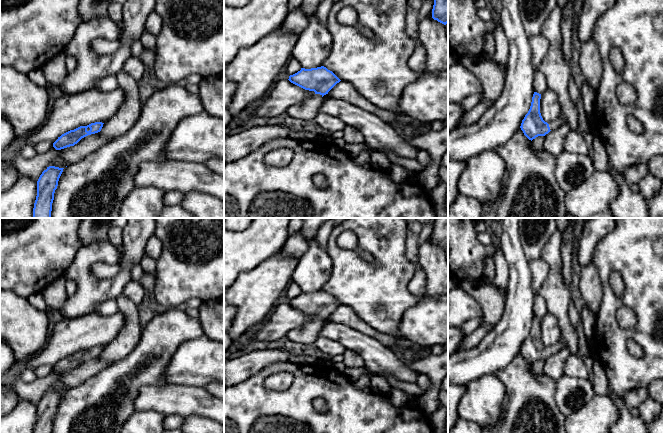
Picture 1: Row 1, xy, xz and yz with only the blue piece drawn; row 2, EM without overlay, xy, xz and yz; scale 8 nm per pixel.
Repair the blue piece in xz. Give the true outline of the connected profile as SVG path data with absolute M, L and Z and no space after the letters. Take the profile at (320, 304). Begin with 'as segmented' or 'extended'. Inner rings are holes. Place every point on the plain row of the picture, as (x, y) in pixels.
extended | M324 290L311 293L301 292L297 297L290 299L288 304L305 314L314 315L316 318L301 327L293 328L286 336L288 340L304 345L315 343L324 325L323 320L341 305Z

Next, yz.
extended | M534 316L530 333L520 350L524 359L531 365L538 360L545 360L550 355L557 353L563 348L567 348L562 336L556 344L548 347L545 346L540 337L540 323L541 318Z

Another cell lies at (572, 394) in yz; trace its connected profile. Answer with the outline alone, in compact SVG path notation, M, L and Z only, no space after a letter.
M563 375L556 381L556 387L556 403L565 417L584 407L594 396L589 379Z

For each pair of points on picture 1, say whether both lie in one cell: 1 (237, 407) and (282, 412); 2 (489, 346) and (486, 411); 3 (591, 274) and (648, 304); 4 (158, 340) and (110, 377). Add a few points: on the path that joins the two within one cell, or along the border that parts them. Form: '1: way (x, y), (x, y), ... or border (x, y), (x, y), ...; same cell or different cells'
1: way (248, 412), (271, 412); same cell
2: border (492, 374), (486, 374), (466, 383); different cells
3: border (591, 261), (596, 268), (600, 280), (601, 301); different cells
4: way (146, 352), (142, 353), (122, 373); same cell

